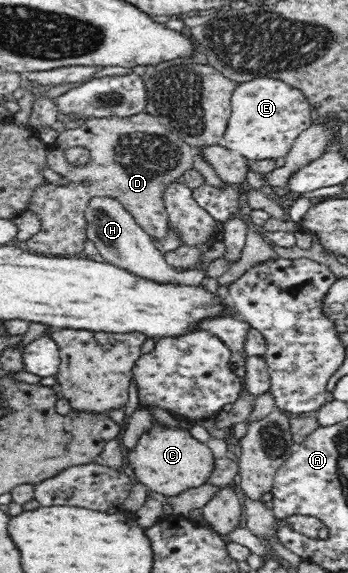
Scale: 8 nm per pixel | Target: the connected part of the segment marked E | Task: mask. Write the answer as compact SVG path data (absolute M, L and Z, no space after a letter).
M260 77L237 83L231 96L230 119L220 145L237 151L247 160L284 158L299 134L313 124L310 108L305 94L287 82Z

